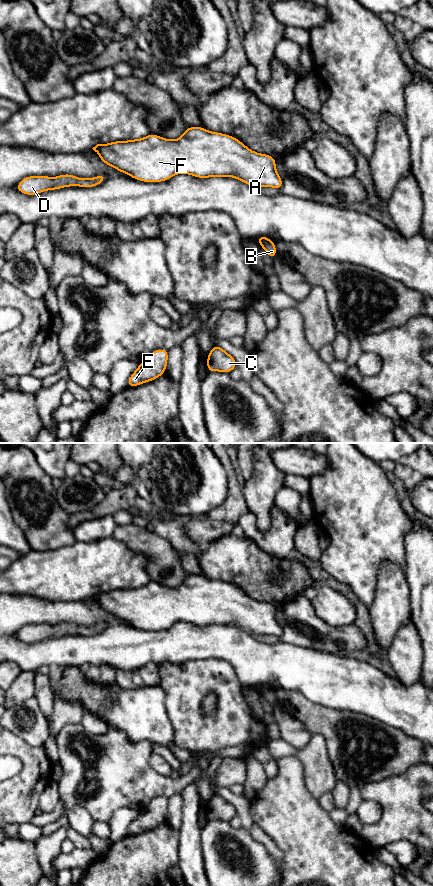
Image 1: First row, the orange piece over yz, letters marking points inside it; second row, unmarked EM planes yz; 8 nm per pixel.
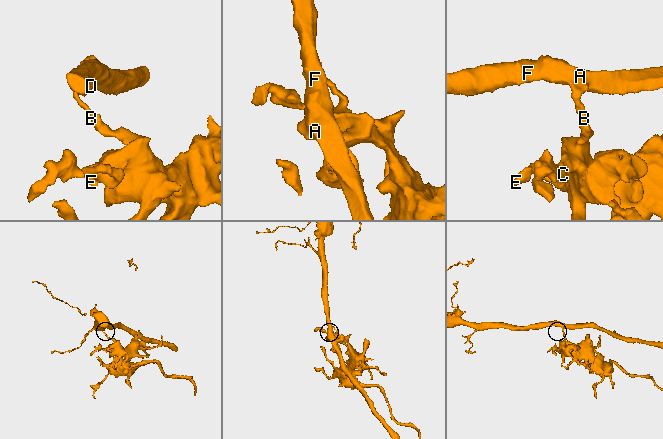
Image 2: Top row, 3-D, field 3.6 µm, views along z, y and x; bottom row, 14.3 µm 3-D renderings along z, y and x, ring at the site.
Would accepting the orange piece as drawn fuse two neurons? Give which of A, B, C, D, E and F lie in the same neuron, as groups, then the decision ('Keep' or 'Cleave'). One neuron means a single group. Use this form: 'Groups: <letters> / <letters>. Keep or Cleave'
Groups: A D F / B C E. Cleave

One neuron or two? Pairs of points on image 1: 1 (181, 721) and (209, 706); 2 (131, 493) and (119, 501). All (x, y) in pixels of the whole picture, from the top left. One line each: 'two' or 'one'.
1: two
2: one

